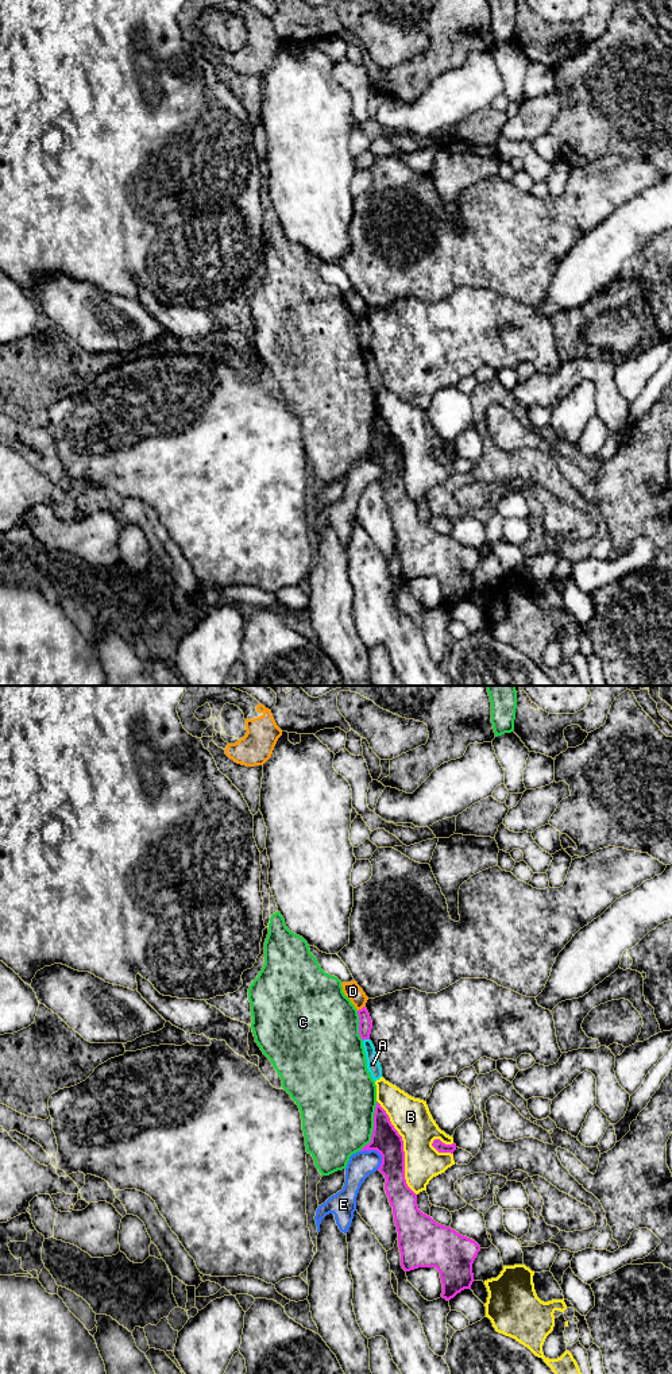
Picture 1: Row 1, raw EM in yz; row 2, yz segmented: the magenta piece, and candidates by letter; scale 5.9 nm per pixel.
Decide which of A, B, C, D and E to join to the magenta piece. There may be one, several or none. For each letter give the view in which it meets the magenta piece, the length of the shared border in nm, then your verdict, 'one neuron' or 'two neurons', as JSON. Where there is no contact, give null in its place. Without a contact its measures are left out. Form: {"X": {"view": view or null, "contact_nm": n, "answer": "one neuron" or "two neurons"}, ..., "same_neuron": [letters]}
{"A": {"view": "yz", "contact_nm": 40, "answer": "two neurons"}, "B": {"view": "yz", "contact_nm": 600, "answer": "two neurons"}, "C": {"view": "yz", "contact_nm": 320, "answer": "two neurons"}, "D": {"view": "yz", "contact_nm": 60, "answer": "two neurons"}, "E": {"view": "yz", "contact_nm": 160, "answer": "two neurons"}, "same_neuron": []}

